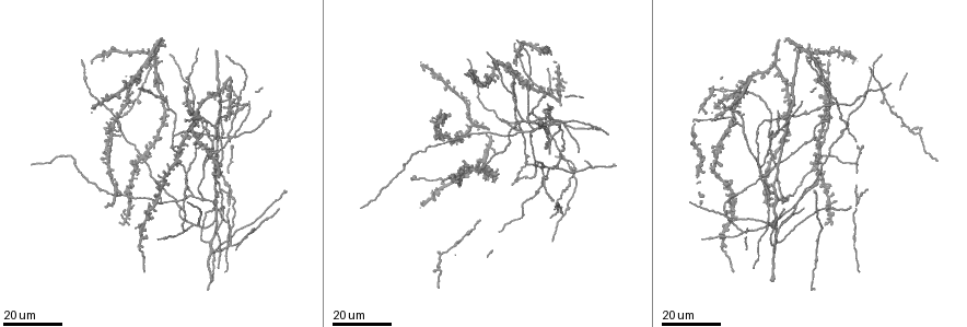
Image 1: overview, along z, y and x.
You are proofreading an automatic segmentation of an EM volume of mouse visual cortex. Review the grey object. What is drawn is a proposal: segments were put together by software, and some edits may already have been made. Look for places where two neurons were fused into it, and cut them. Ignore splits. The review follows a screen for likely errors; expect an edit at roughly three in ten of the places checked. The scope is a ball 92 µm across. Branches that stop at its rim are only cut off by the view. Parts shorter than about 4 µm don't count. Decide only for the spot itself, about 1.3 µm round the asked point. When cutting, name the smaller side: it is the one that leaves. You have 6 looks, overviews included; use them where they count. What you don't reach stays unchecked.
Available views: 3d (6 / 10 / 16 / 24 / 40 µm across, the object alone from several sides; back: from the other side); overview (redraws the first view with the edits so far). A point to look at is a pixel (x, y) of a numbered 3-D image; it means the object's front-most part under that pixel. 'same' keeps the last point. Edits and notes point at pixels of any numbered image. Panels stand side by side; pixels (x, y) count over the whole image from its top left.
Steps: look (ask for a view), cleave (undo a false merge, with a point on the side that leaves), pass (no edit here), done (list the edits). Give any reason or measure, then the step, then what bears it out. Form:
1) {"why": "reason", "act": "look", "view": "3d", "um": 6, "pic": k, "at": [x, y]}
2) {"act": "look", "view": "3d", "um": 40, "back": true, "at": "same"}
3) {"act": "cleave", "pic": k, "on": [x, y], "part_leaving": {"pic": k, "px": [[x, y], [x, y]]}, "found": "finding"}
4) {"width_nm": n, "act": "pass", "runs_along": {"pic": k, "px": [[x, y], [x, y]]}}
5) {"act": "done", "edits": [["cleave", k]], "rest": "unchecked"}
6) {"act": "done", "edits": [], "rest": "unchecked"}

{"why": "calibre changes", "act": "look", "view": "3d", "um": 16, "pic": 1, "at": [721, 243]}

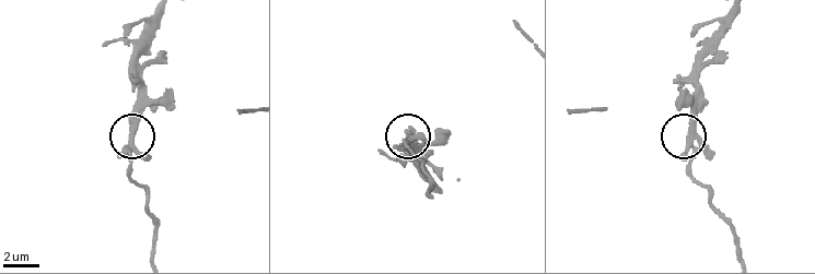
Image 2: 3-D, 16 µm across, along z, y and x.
{"act": "look", "view": "3d", "um": 6, "pic": 2, "at": [692, 145]}

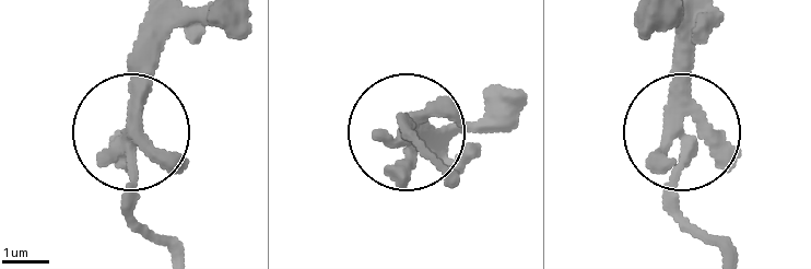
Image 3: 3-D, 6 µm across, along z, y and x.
{"act": "look", "view": "3d", "um": 6, "back": true, "pic": 3, "at": [133, 134]}

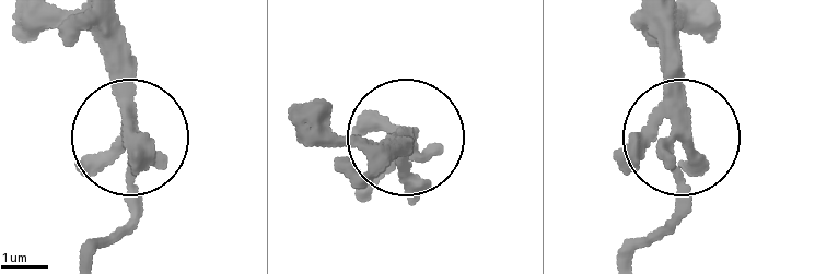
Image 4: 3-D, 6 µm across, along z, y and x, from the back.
{"width_nm": 330, "act": "cleave", "pic": 4, "on": [129, 222], "part_leaving": {"pic": 4, "px": [[663, 152], [675, 195], [632, 253]]}, "found": "a second neuron is stuck on"}

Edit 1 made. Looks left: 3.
{"why": "three-way junction", "act": "look", "view": "3d", "um": 16, "pic": 1, "at": [828, 197]}

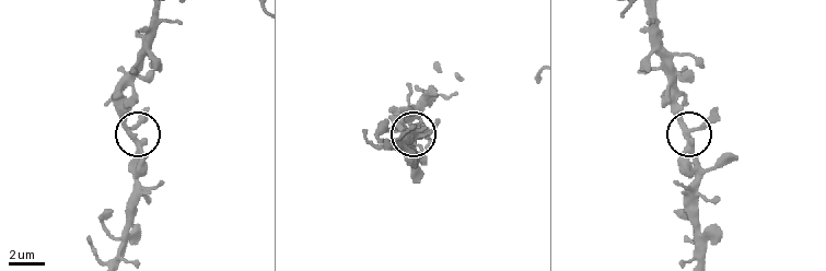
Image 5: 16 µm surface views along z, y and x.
{"why": "closer look", "act": "look", "view": "3d", "um": 6, "pic": 5, "at": [689, 146]}

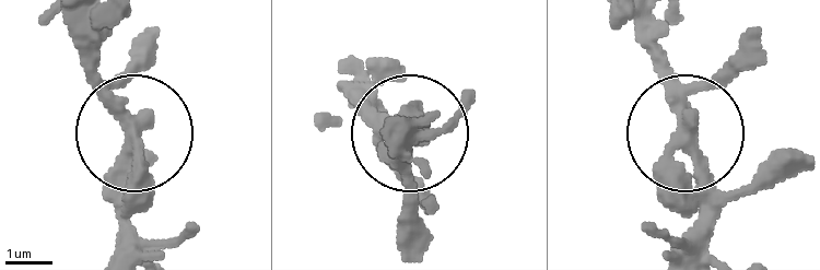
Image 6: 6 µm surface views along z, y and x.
{"width_nm": 310, "act": "pass", "runs_along": {"pic": 6, "px": [[383, 87], [372, 98], [407, 145]]}, "found": "all the same neuron"}

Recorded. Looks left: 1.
{"act": "done", "edits": [["cleave", 4]], "rest": "unchecked"}

